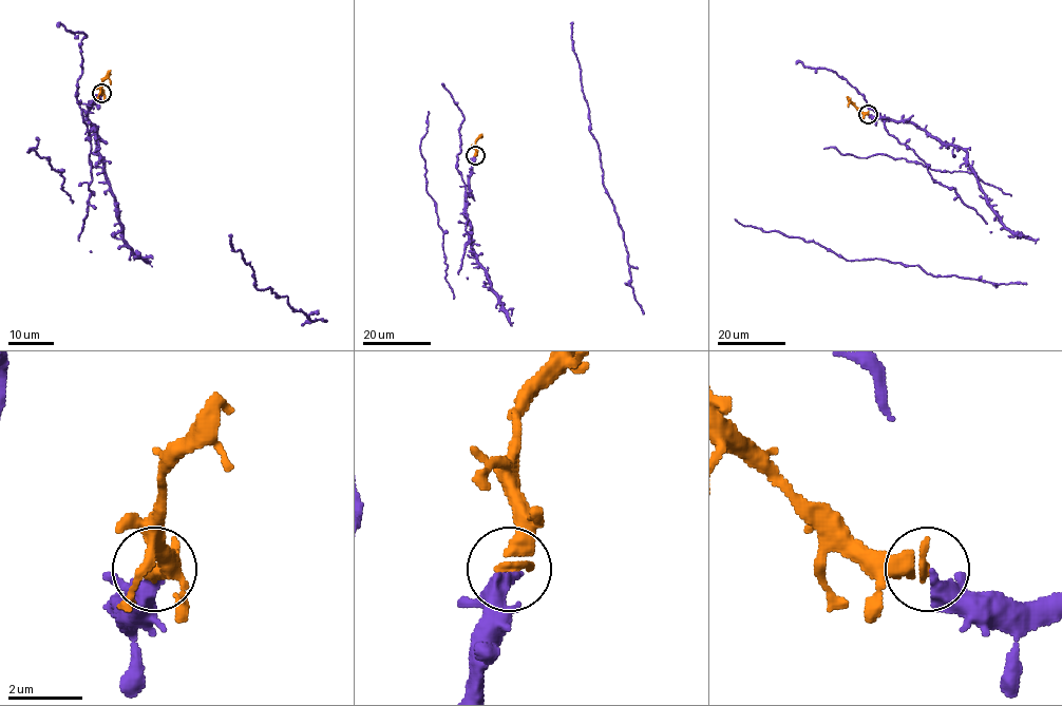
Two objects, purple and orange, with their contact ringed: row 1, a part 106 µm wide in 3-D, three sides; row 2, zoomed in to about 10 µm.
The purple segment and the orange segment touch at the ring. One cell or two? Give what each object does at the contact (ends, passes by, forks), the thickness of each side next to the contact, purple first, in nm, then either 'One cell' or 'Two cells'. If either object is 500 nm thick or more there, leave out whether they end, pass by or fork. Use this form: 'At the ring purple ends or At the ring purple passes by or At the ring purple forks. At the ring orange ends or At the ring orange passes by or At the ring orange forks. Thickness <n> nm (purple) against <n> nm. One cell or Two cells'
At the ring purple passes by. At the ring orange ends. Thickness 320 nm (purple) against 320 nm. One cell

